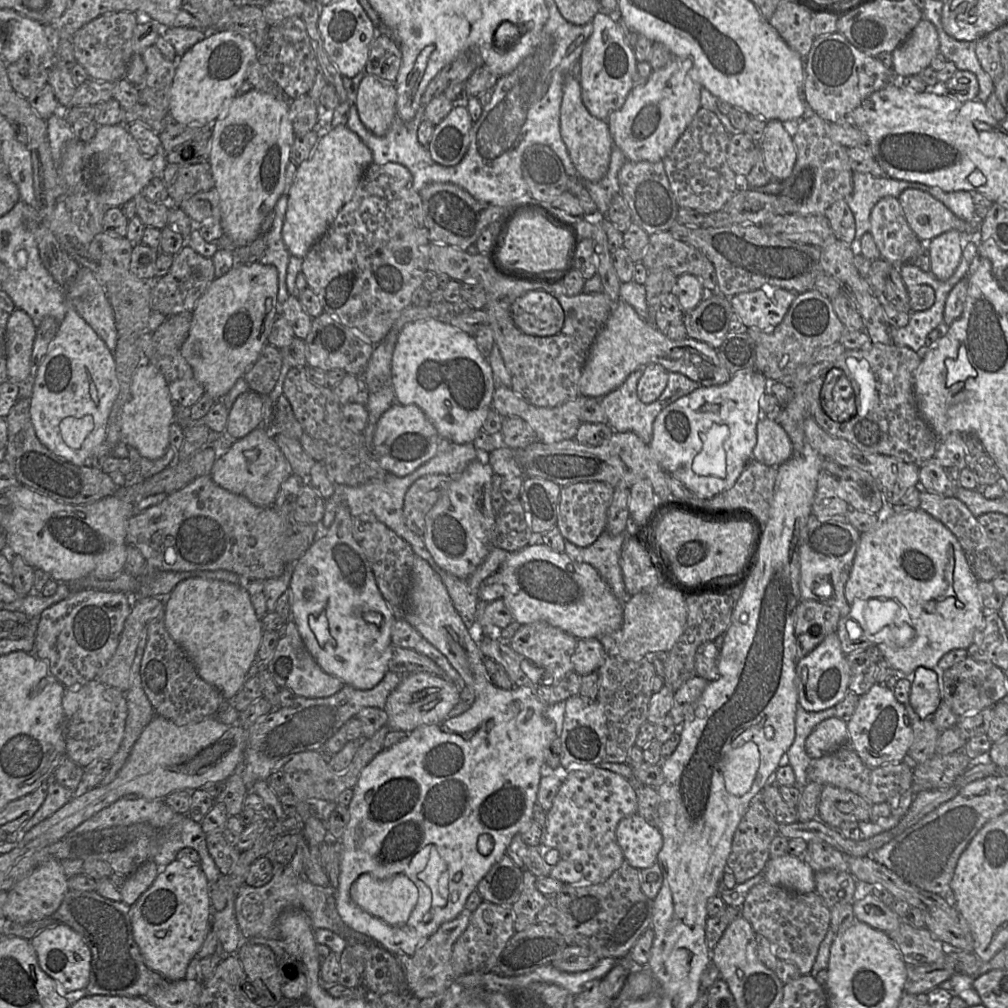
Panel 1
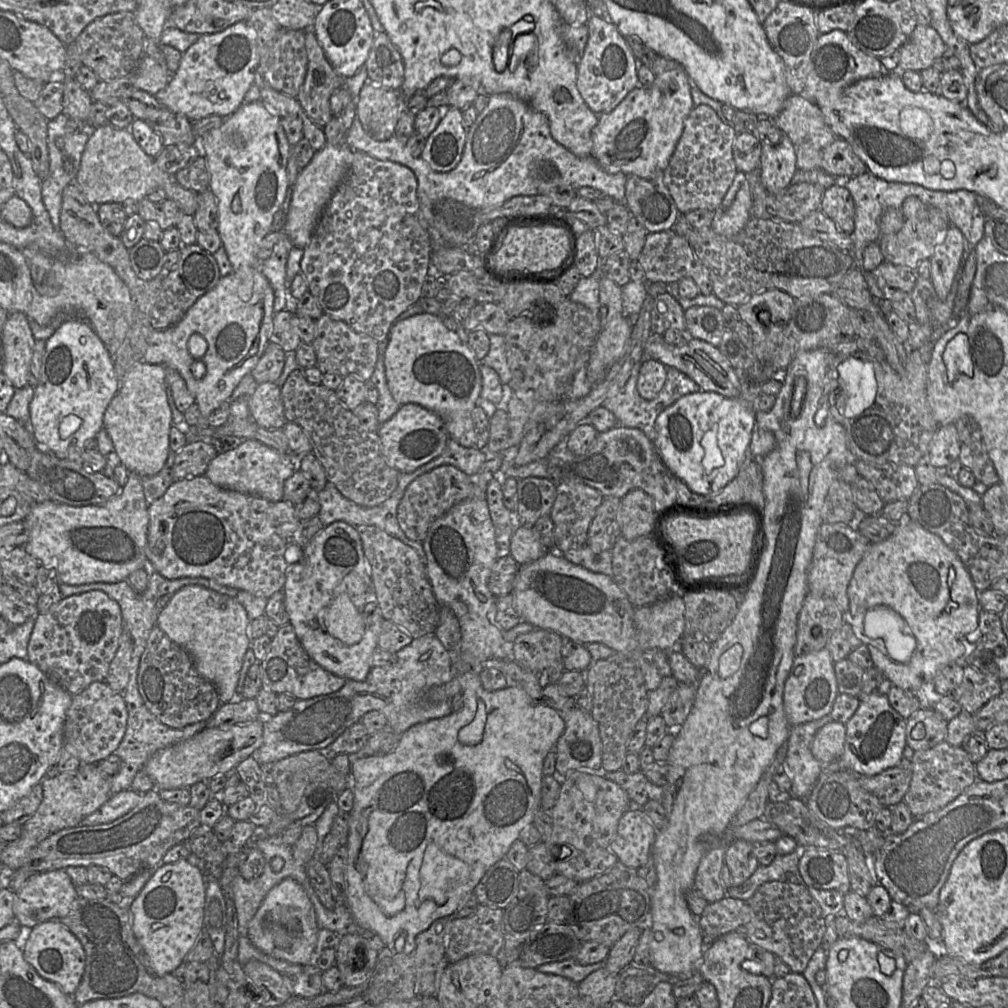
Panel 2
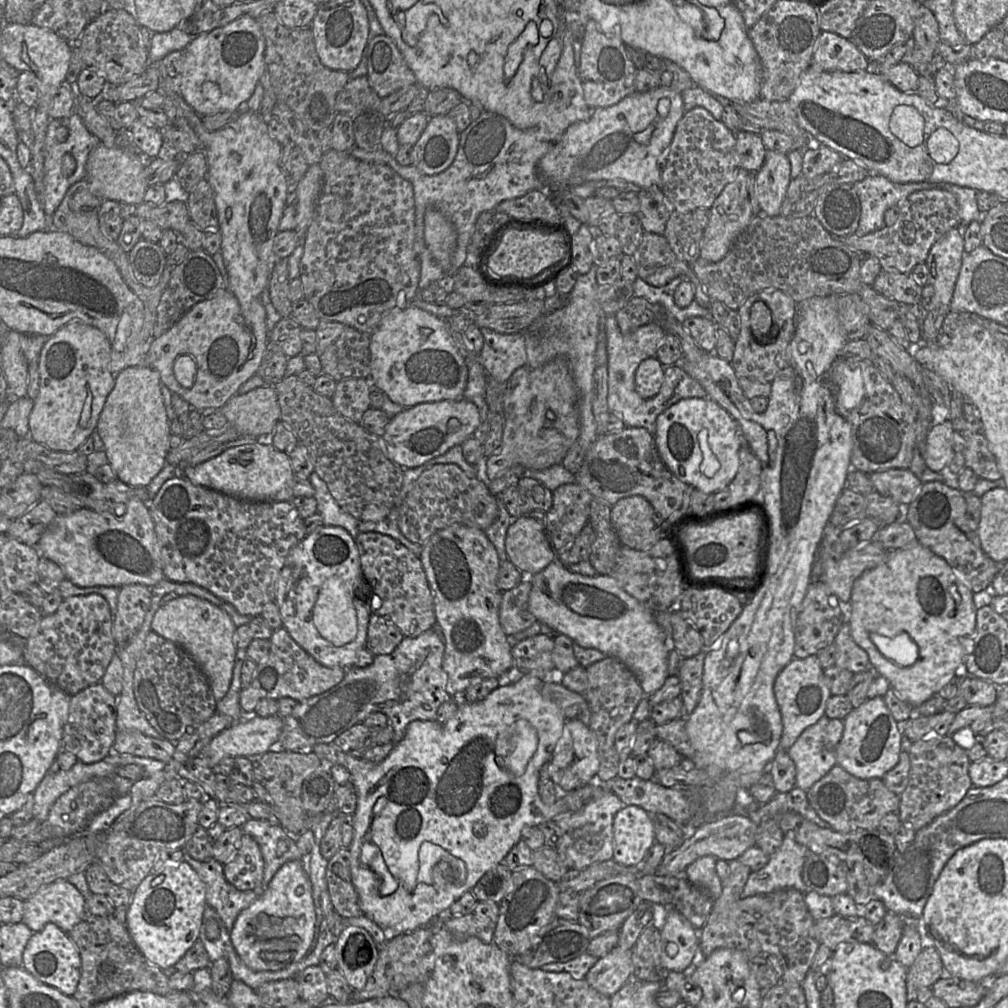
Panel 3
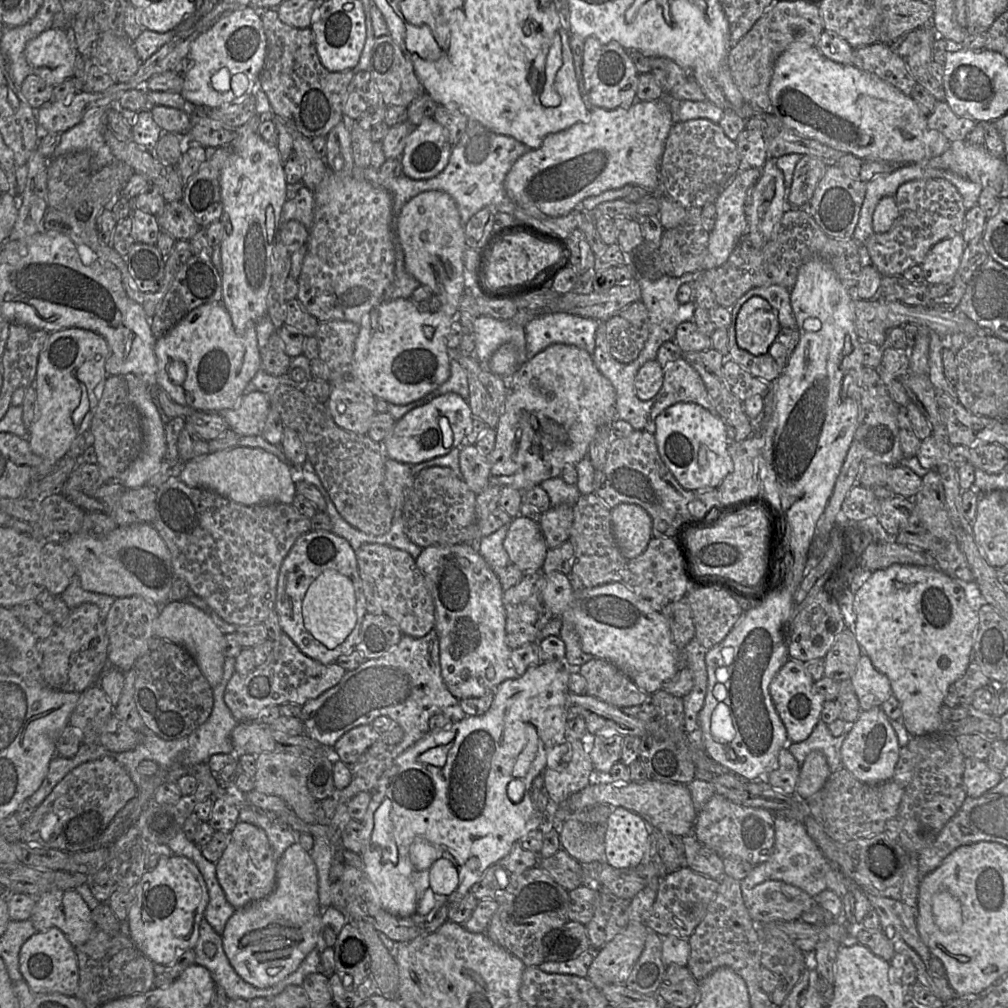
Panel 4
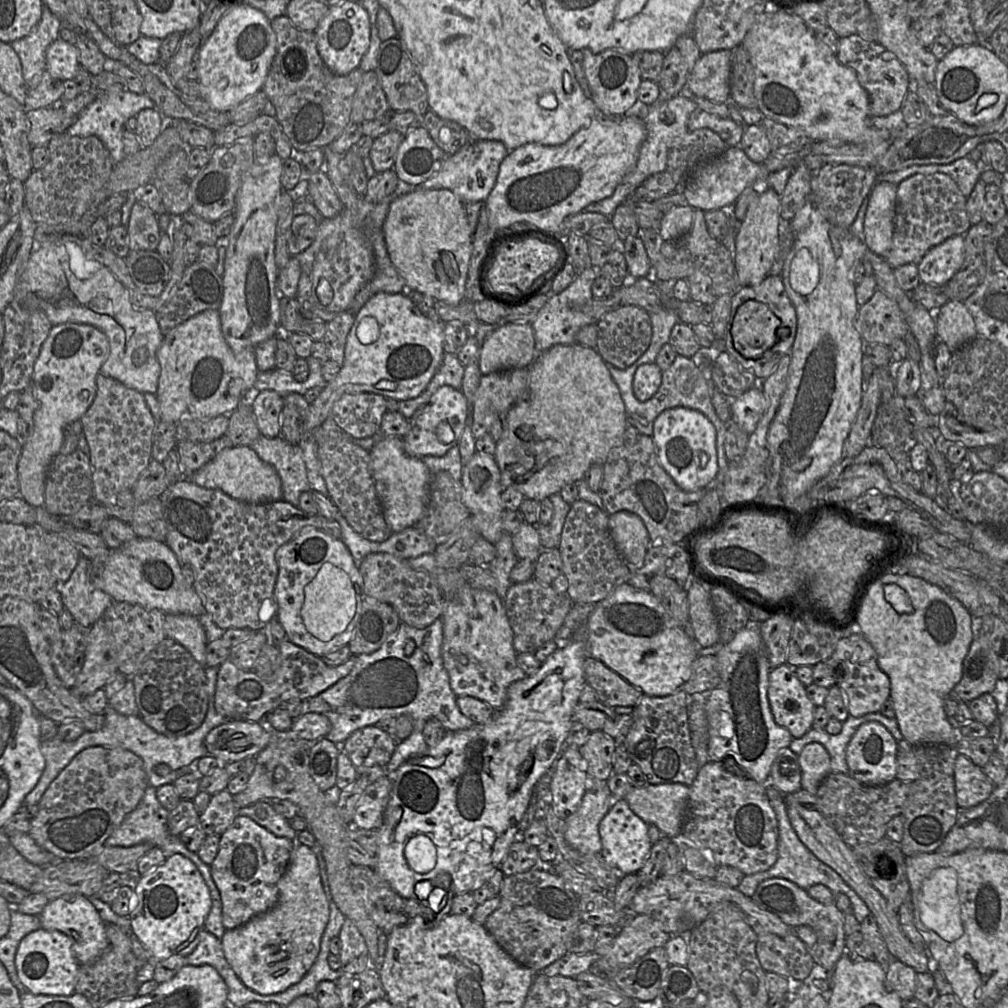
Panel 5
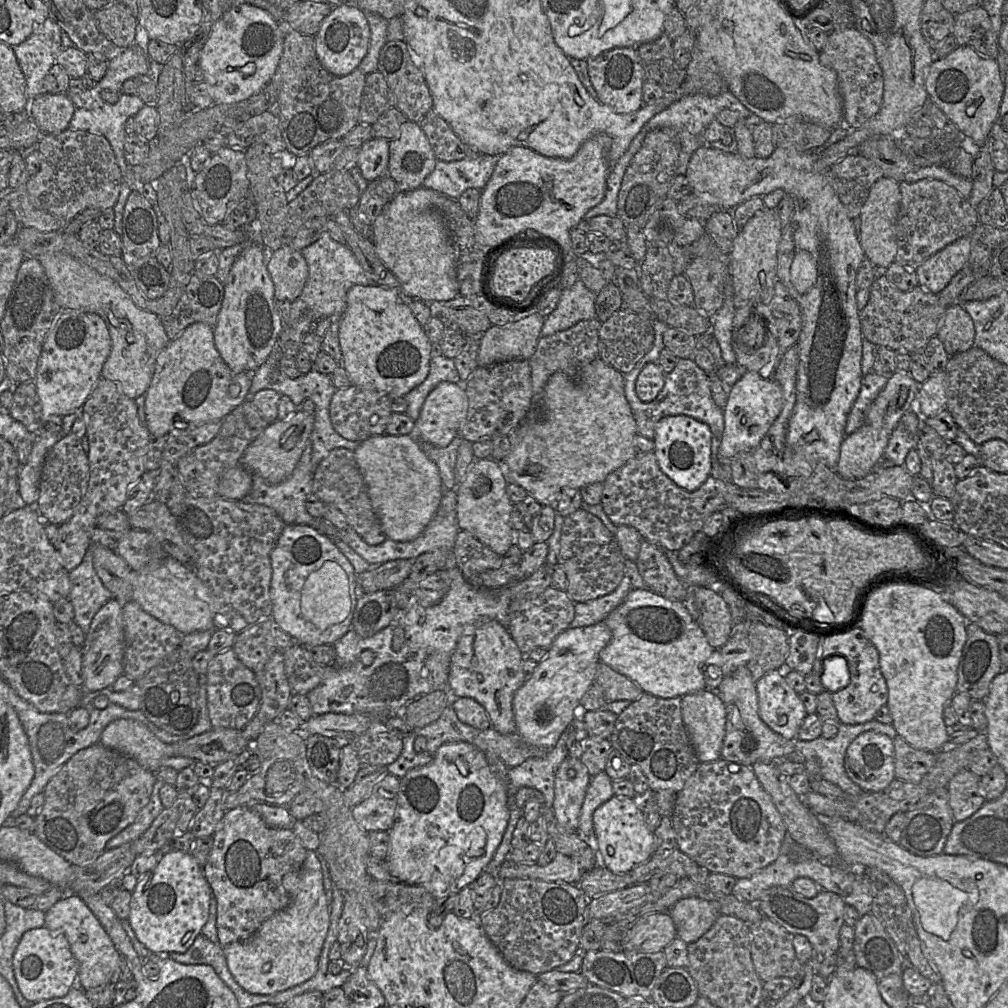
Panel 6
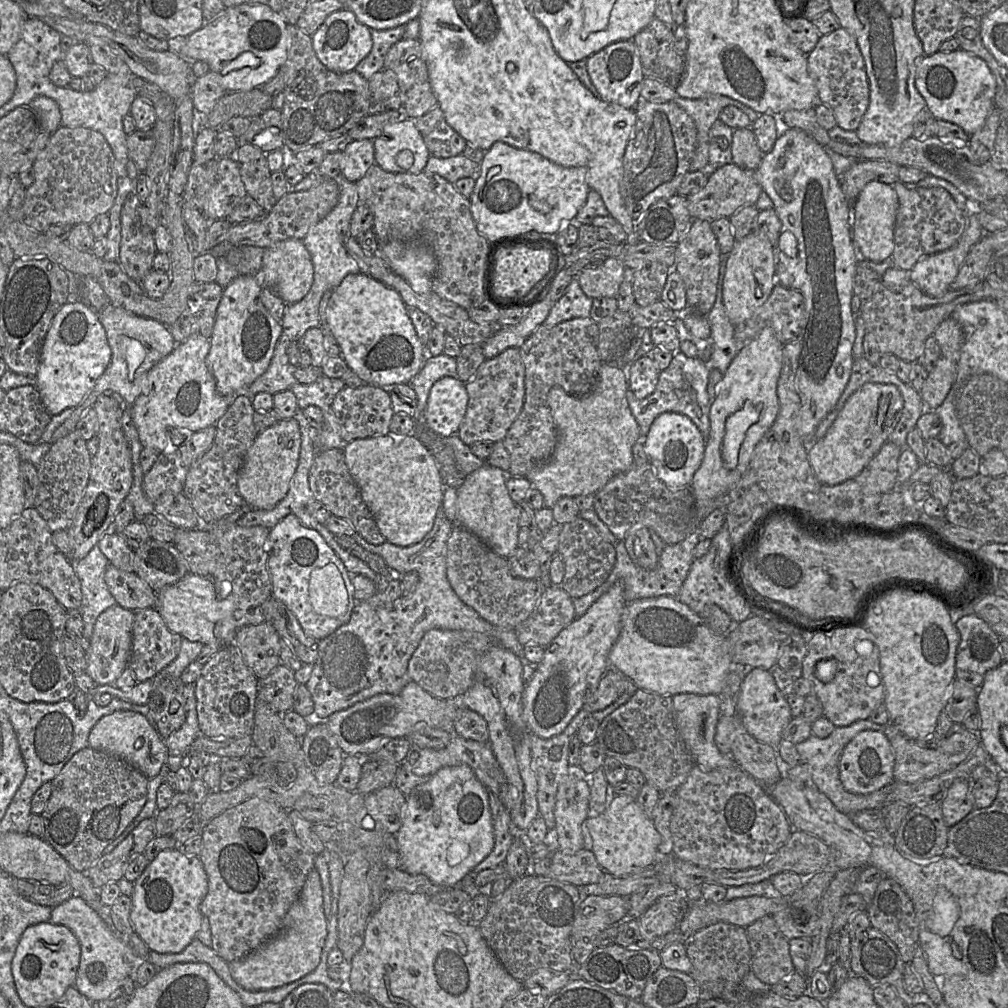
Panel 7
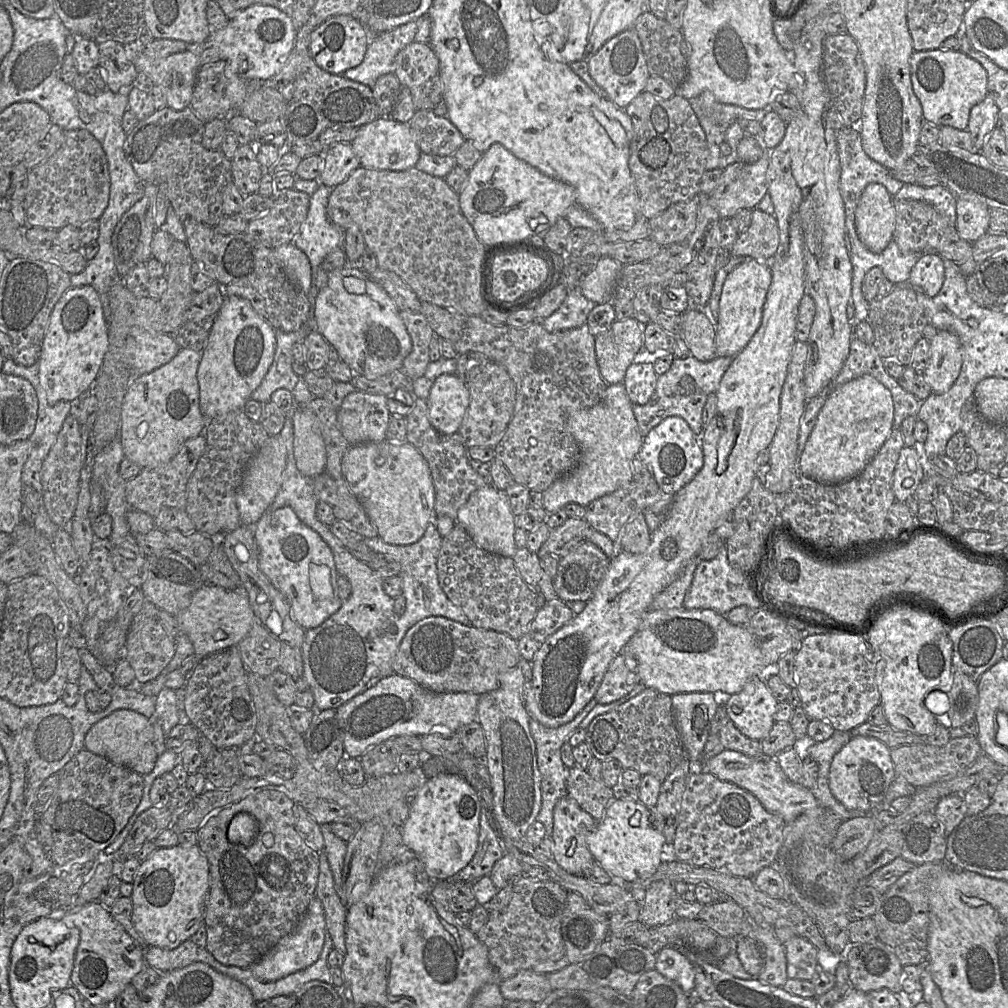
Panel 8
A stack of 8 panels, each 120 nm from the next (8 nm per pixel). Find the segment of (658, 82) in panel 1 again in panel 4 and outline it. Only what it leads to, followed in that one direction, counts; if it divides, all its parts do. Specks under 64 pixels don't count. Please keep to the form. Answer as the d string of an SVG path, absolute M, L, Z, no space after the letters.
M661 97L653 101L636 101L629 108L607 110L592 106L589 122L578 122L568 129L549 134L539 148L530 149L516 160L504 180L506 194L513 204L523 209L536 208L547 216L558 217L580 208L587 197L625 185L641 186L658 196L658 216L664 230L677 227L684 220L687 209L662 191L660 179L660 161L672 125L673 111Z

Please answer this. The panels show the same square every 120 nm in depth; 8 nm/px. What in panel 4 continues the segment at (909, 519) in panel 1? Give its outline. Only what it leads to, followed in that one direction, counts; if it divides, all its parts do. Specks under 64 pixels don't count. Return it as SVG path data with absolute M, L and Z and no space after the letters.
M893 564L887 568L875 570L873 572L864 572L864 577L855 584L853 592L854 611L856 614L855 638L860 645L862 652L870 658L873 666L889 679L892 694L897 698L901 707L901 722L905 729L910 736L921 736L943 732L940 709L944 704L944 698L950 685L964 676L968 665L972 660L974 635L978 625L977 612L974 612L969 607L963 588L957 580L951 578L937 568L908 564Z

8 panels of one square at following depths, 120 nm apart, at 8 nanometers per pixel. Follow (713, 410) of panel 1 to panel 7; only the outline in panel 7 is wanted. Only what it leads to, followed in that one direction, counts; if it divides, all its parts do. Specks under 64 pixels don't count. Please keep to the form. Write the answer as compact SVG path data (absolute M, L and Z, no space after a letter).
M665 412L660 414L650 426L643 439L643 446L649 463L653 466L657 477L672 491L689 488L695 472L700 467L705 453L706 442L699 428L684 414Z

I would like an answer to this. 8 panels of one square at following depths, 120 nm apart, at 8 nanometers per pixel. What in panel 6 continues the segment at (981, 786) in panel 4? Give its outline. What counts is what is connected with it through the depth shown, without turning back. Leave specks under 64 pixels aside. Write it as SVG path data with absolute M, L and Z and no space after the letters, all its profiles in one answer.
M967 768L948 783L949 804L955 822L969 818L986 802L979 782L980 778Z

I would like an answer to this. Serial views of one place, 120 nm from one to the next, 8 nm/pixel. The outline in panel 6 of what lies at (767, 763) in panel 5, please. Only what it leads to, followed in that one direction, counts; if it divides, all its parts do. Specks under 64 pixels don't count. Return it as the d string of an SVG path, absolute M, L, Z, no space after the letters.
M746 666L724 676L717 695L725 707L725 735L721 758L751 767L757 762L777 762L795 750L796 739L785 739L771 730L759 717L755 682Z

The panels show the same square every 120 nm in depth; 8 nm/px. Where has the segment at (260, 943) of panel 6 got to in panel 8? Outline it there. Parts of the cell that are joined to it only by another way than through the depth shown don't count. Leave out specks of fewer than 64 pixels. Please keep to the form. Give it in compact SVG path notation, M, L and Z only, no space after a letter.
M314 897L294 931L278 942L250 970L262 982L274 982L314 964L321 955L326 935L325 913L321 901Z

